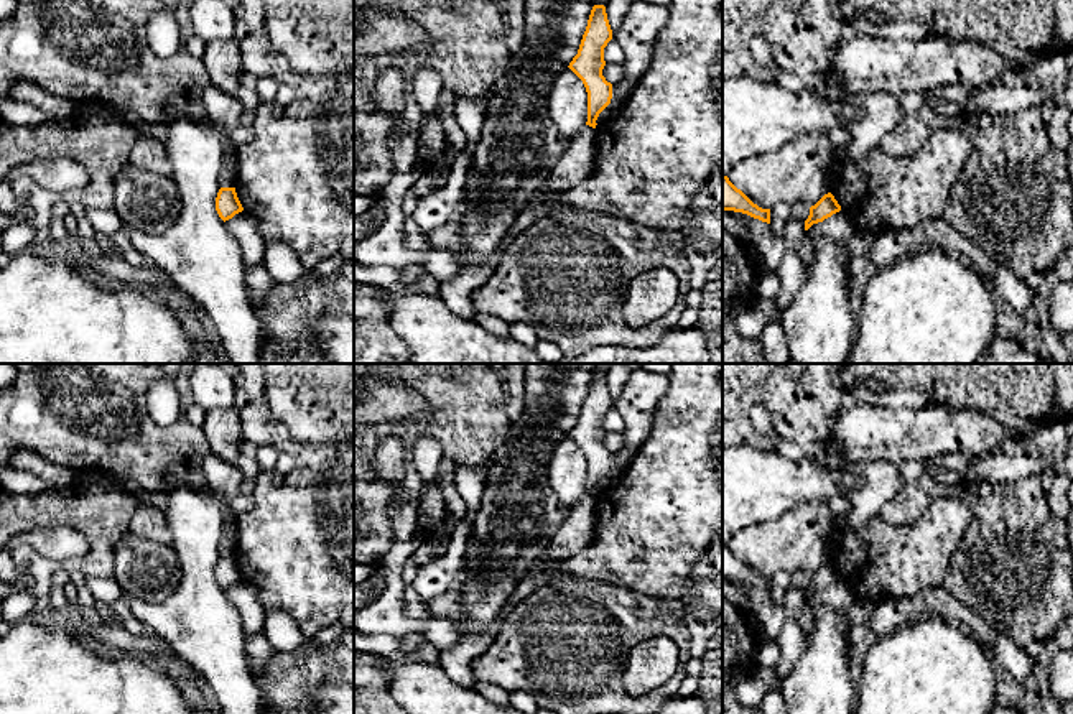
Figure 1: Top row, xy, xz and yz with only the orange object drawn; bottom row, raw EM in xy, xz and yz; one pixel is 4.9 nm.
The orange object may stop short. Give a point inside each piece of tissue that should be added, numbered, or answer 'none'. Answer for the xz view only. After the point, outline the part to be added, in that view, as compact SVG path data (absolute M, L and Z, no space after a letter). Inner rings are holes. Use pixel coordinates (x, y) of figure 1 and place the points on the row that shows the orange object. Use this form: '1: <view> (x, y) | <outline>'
1: xz (575, 165) | M584 125L573 138L566 151L556 161L545 188L535 199L541 199L545 192L560 192L583 183L596 160L596 128Z

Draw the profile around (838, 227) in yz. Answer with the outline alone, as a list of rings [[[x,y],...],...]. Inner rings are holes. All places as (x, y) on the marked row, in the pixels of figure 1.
[[[839,211],[823,222],[813,224],[806,230],[806,237],[811,240],[813,245],[820,237],[824,237],[846,248],[854,232],[856,229],[851,219],[843,211]]]

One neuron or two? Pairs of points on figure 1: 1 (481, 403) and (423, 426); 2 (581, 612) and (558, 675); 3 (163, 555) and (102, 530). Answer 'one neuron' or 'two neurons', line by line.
1: one neuron
2: one neuron
3: two neurons

